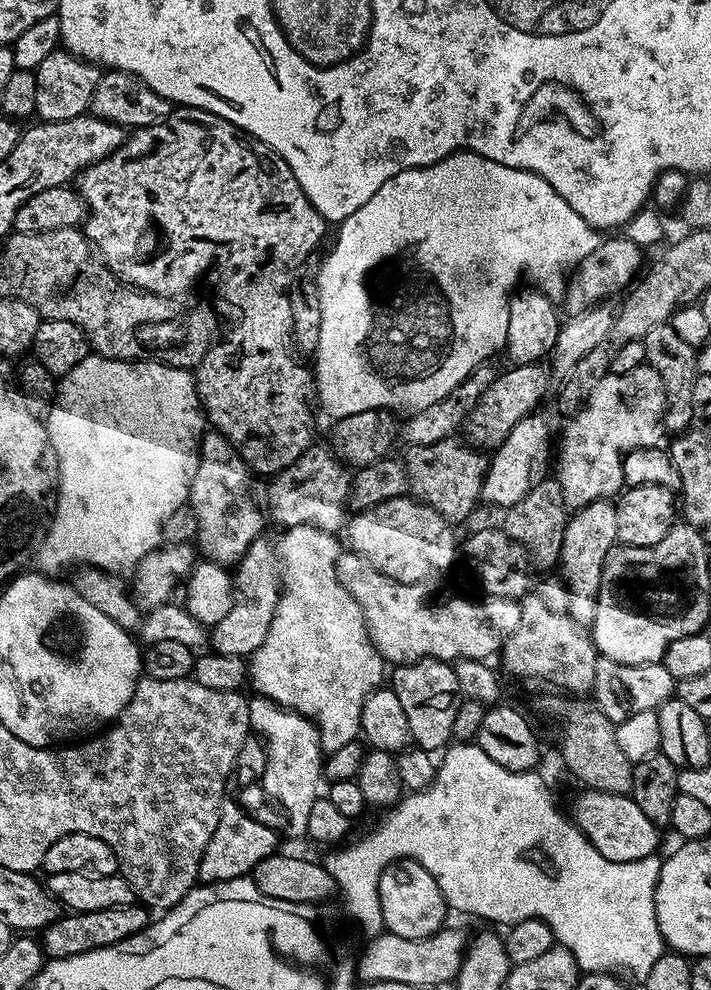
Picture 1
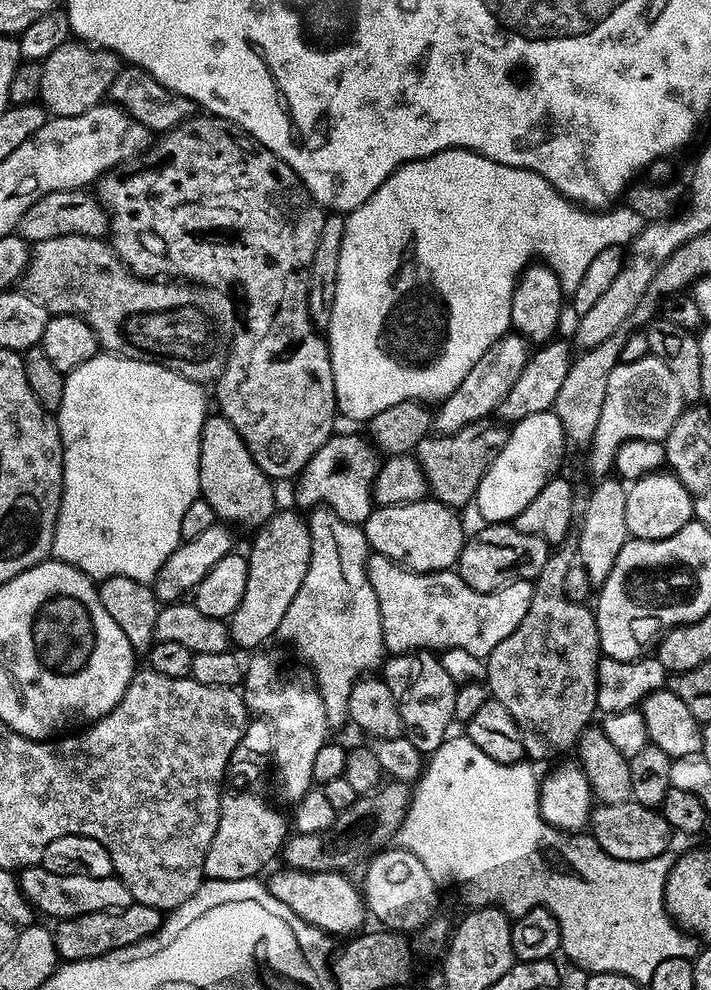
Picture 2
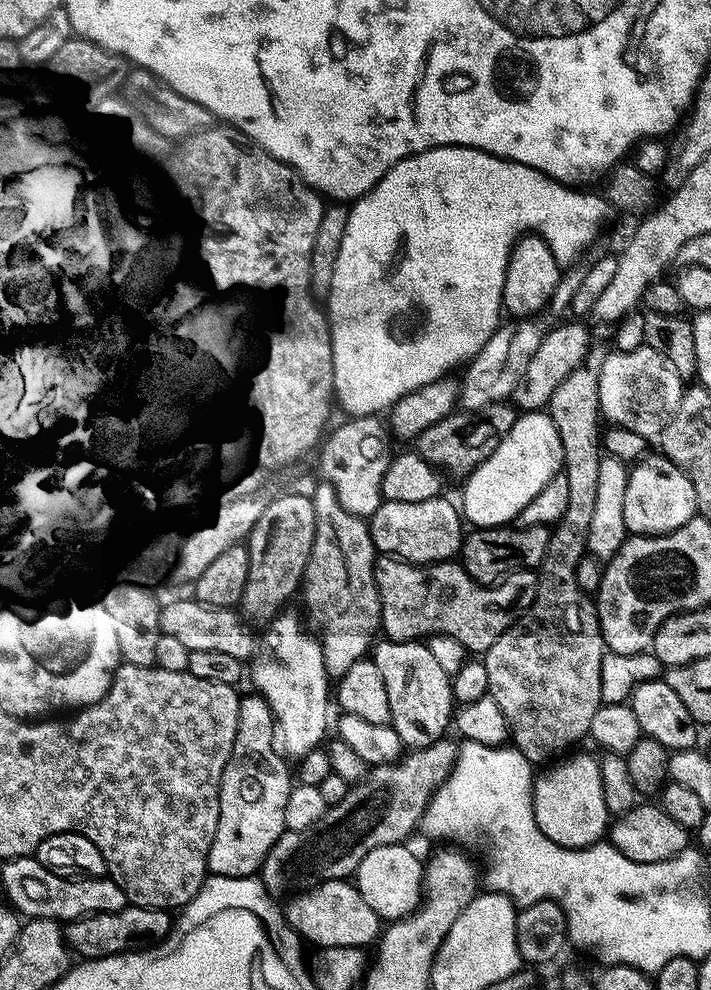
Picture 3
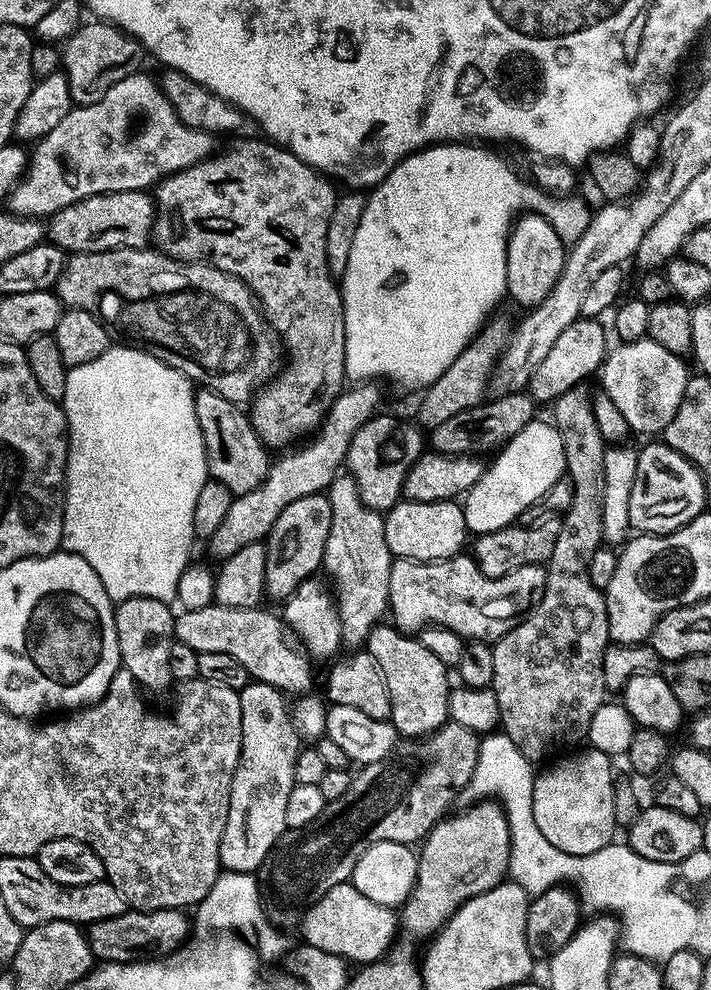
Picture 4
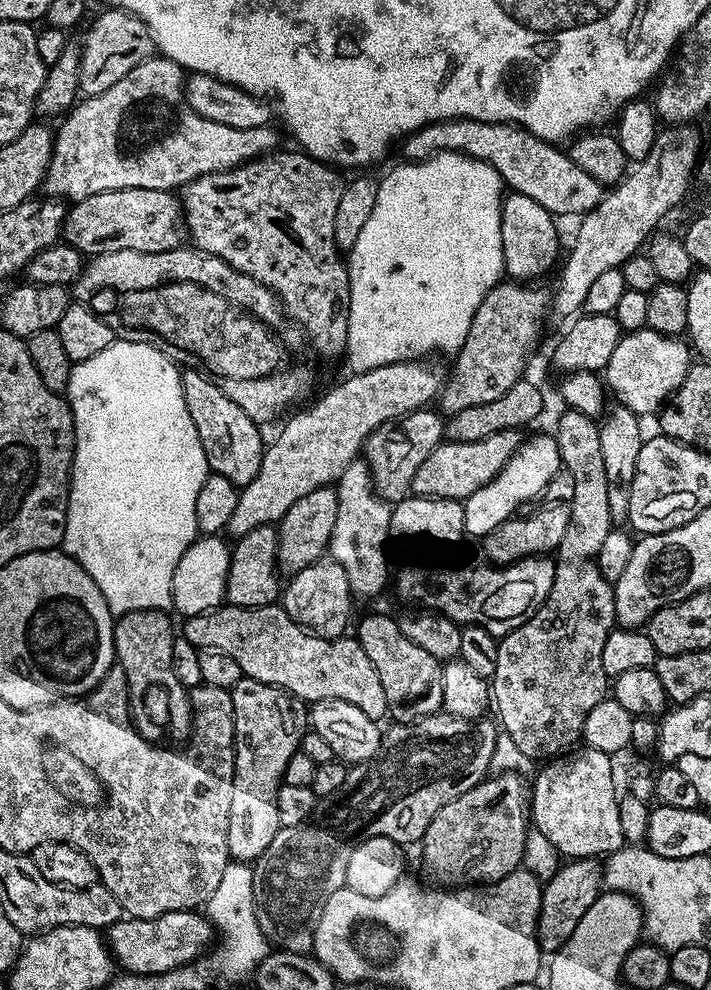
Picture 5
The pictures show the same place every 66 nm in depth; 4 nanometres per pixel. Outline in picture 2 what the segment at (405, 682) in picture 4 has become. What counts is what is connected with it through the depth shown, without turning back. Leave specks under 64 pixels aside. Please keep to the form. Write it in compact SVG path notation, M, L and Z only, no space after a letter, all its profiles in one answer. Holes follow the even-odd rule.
M428 650L398 652L389 655L382 665L382 678L386 682L386 686L390 686L390 694L394 698L398 714L402 718L403 736L410 742L414 742L414 746L419 752L425 754L436 752L438 746L442 746L442 742L447 740L450 735L448 727L453 727L454 694L458 687L450 678L450 674L446 674L446 670L442 670L439 655Z

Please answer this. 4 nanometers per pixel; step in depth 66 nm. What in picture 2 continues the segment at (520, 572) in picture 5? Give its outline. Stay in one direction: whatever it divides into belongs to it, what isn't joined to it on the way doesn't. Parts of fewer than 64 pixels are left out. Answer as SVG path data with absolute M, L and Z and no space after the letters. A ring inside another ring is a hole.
M372 552L366 561L368 581L374 586L374 594L378 598L378 610L382 614L382 638L384 647L389 653L419 652L421 650L443 650L457 648L467 650L481 658L487 658L498 646L518 630L522 618L526 618L526 610L530 610L533 581L515 580L505 588L481 590L466 586L459 571L412 572L401 564L395 564L389 556Z

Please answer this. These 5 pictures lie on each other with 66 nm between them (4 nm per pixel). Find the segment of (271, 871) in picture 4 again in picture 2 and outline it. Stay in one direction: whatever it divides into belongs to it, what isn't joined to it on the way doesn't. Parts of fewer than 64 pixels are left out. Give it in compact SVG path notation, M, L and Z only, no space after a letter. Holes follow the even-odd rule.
M384 782L367 794L357 795L354 806L337 812L336 821L325 832L292 834L284 841L282 860L299 872L344 872L360 859L381 851L395 837L408 809L410 788L404 782Z

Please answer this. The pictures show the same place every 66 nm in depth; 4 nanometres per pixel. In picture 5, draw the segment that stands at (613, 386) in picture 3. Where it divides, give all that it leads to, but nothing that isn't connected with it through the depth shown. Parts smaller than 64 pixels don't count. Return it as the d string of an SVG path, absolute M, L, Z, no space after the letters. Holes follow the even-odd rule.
M643 327L636 332L621 335L618 346L614 346L614 354L610 354L610 362L606 369L607 387L616 394L616 400L628 407L631 412L641 418L659 413L666 401L679 388L680 383L686 378L690 367L690 348L683 339L675 336L664 336L650 327Z

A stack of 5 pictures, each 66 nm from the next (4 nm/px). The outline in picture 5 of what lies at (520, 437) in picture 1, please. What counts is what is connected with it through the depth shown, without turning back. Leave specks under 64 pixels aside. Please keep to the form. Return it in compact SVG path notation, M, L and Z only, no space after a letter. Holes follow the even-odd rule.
M540 434L532 437L530 440L525 439L510 461L502 468L502 470L493 478L486 486L476 490L474 494L467 497L463 501L461 507L461 523L465 533L468 532L476 538L483 538L486 534L490 534L490 530L494 530L494 526L502 526L502 522L511 519L521 508L524 502L540 496L546 485L562 467L560 462L560 451L558 450L557 442L553 435Z

